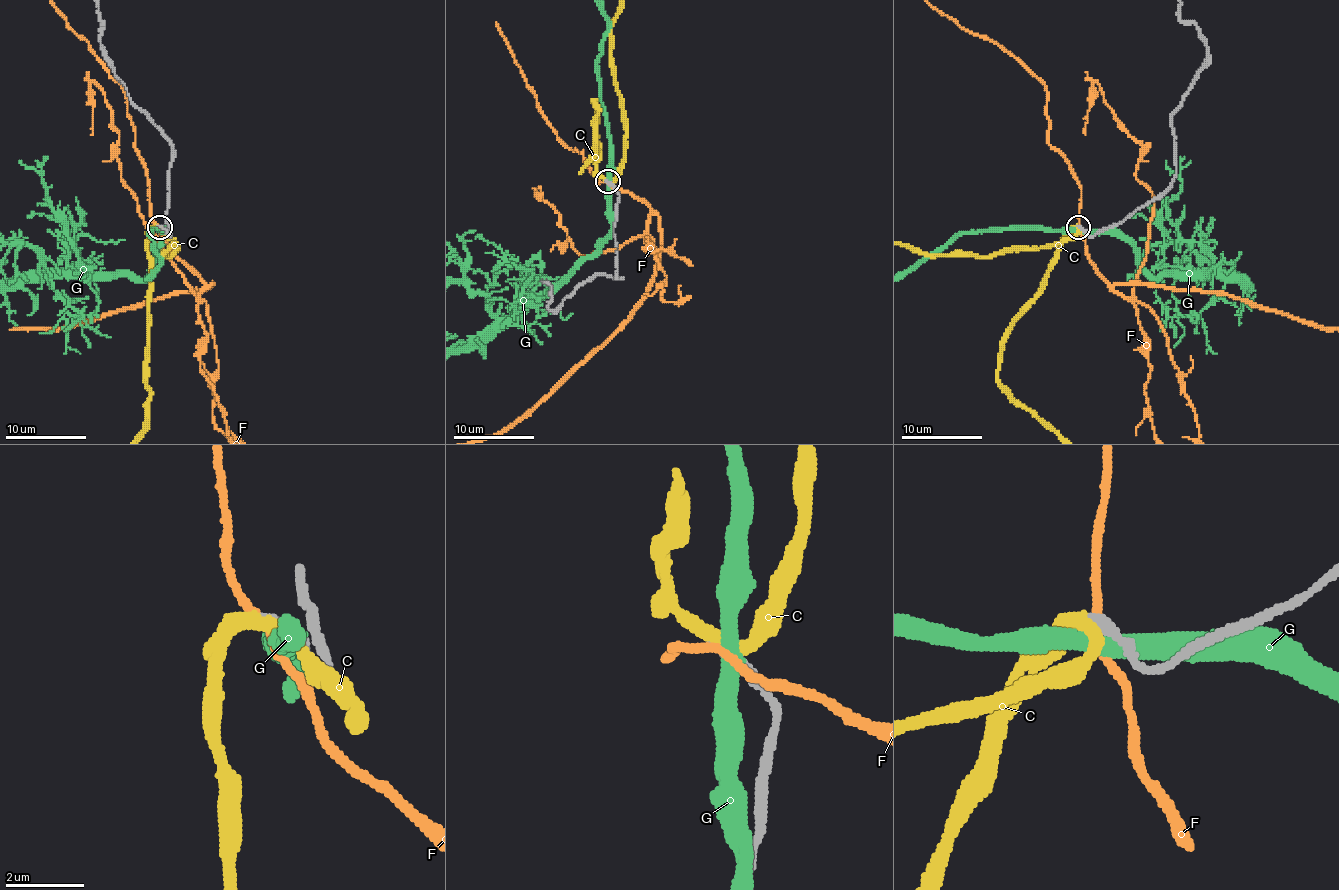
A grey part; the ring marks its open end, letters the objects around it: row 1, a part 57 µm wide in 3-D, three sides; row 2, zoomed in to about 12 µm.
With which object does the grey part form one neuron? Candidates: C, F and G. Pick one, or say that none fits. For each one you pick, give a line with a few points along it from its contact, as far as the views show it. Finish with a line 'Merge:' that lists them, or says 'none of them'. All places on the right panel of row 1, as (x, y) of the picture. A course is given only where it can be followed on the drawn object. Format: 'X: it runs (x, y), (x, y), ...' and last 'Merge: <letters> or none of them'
Merge: C

